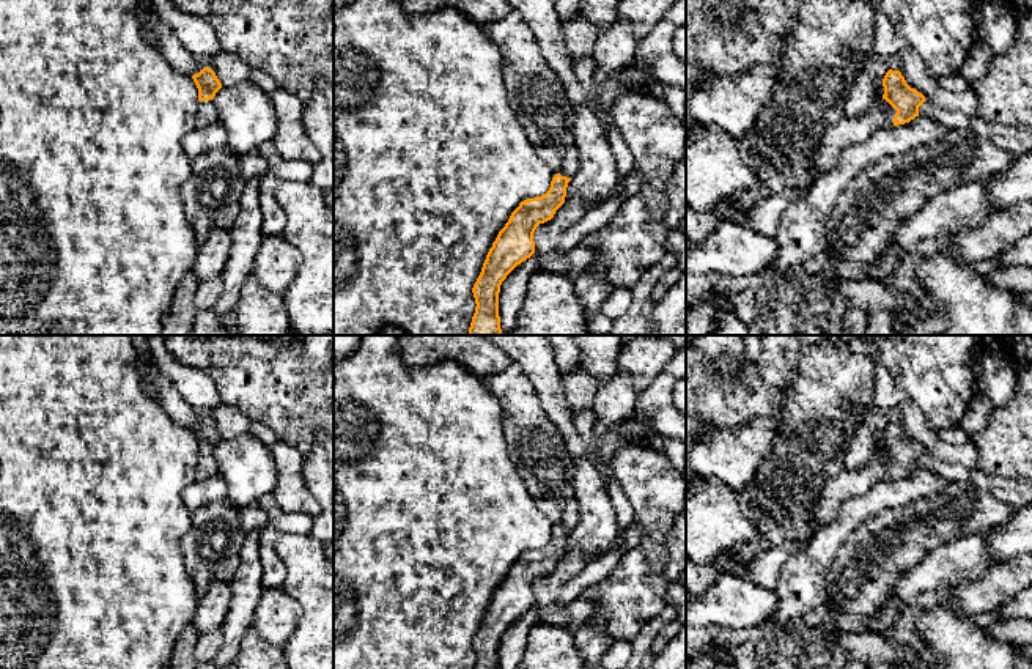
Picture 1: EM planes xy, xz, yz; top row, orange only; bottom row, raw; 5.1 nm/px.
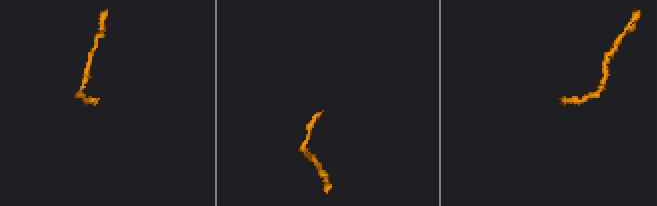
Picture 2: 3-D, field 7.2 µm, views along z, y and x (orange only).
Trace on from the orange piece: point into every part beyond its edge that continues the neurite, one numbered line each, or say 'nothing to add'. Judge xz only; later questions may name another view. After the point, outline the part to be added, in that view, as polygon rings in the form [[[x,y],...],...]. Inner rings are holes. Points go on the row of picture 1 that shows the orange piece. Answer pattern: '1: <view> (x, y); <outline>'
1: xz (570, 159); [[[569,146],[562,154],[562,168],[560,175],[566,178],[573,178],[579,170],[579,154],[574,146]]]

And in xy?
1: xy (206, 114); [[[212,99],[198,101],[198,110],[195,115],[197,126],[208,126],[219,121],[217,109]]]

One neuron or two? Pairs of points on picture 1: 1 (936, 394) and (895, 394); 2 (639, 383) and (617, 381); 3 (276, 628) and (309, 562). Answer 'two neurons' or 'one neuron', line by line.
1: two neurons
2: two neurons
3: two neurons

